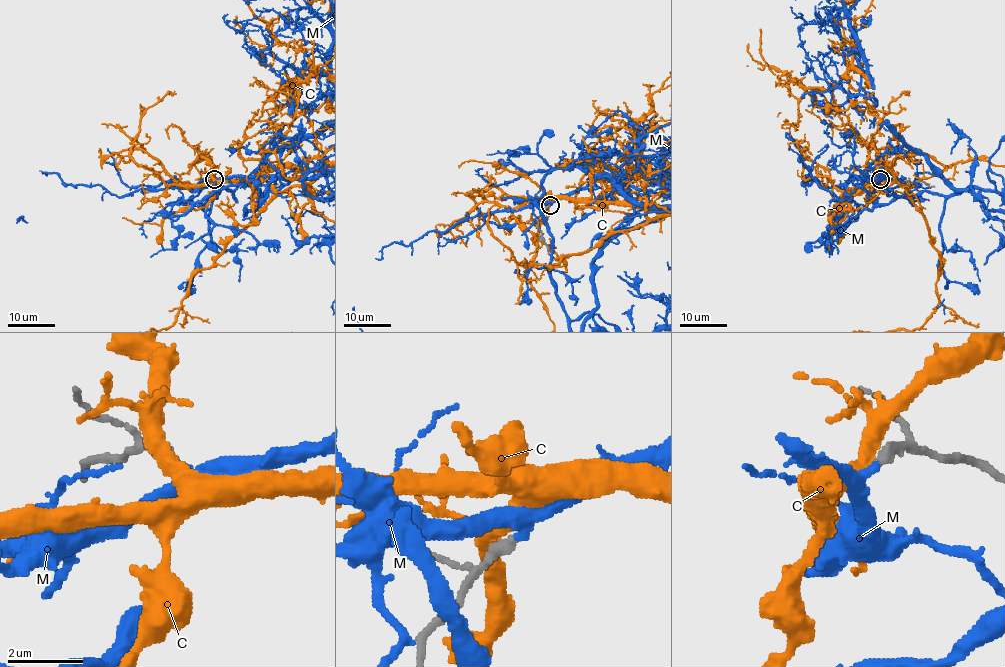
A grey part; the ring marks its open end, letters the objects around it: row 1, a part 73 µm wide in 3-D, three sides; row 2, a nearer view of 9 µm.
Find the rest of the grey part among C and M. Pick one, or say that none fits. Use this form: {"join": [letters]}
{"join": ["M"]}

